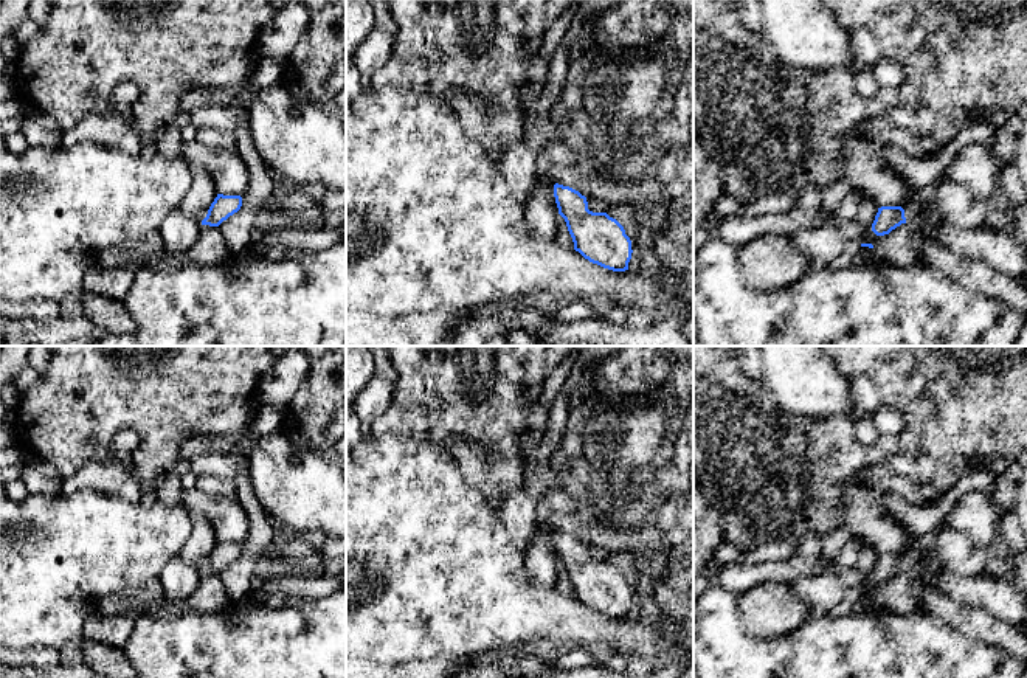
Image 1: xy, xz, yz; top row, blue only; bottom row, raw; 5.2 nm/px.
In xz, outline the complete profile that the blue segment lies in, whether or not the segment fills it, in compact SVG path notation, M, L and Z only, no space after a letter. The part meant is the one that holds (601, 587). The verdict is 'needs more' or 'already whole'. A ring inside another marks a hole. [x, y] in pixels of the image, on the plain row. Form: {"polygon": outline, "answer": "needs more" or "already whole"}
{"polygon": "M555 531L554 545L576 599L603 616L628 617L631 588L616 566L607 560L590 559L586 545L569 534Z", "answer": "already whole"}

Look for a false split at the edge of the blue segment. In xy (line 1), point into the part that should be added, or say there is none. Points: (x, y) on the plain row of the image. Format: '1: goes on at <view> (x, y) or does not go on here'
1: does not go on here

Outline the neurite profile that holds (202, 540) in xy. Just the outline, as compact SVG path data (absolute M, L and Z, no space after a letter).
M192 515L192 532L178 552L178 559L202 569L217 545L213 526L205 515Z

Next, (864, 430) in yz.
M872 416L859 419L859 420L855 420L853 433L855 433L856 439L864 447L870 447L870 445L877 444L877 441L878 441L878 438L881 434L878 431L878 428L875 427Z

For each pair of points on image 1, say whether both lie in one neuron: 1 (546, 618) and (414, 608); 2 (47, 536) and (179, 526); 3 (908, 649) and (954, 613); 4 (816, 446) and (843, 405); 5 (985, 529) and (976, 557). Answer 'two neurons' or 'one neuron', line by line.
1: one neuron
2: one neuron
3: two neurons
4: two neurons
5: two neurons

